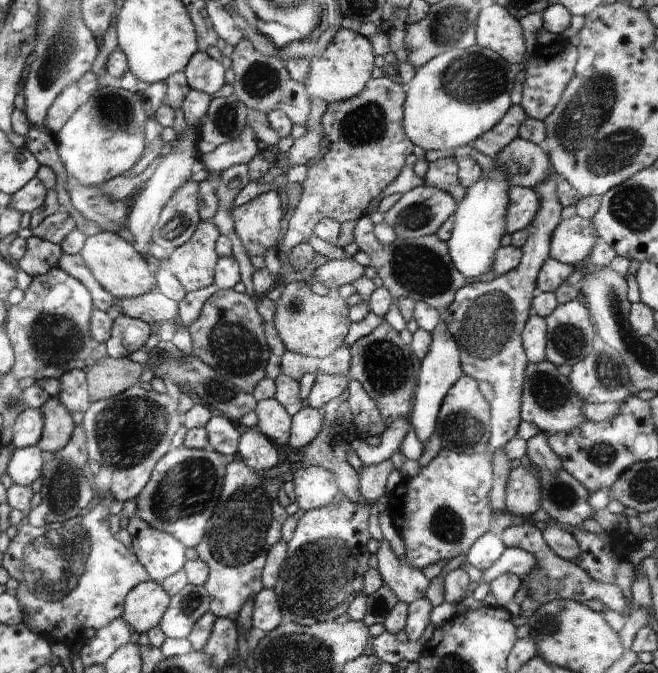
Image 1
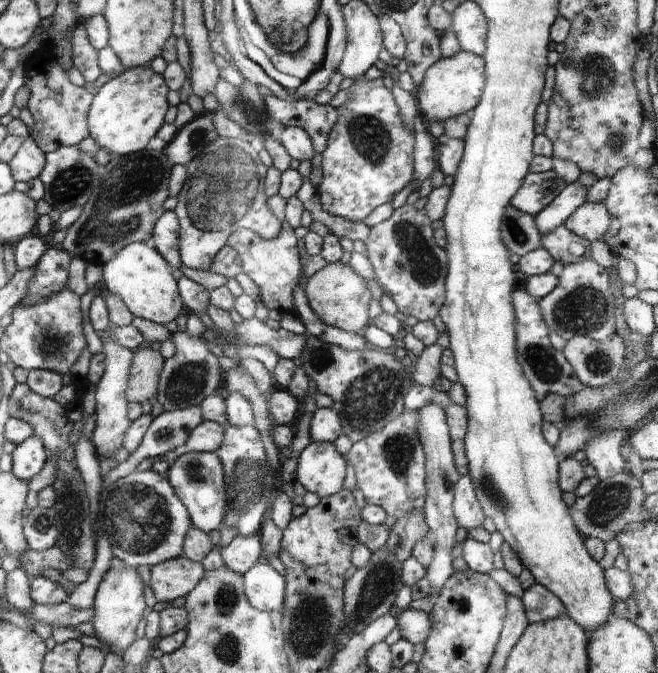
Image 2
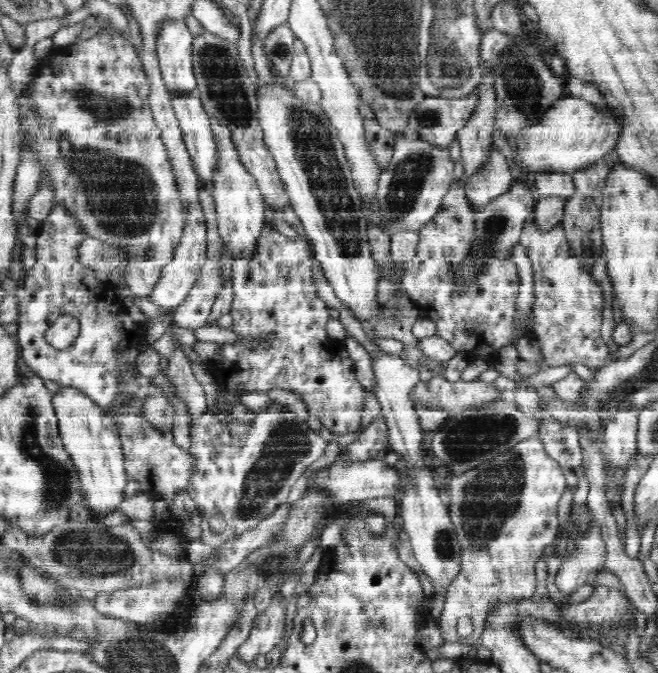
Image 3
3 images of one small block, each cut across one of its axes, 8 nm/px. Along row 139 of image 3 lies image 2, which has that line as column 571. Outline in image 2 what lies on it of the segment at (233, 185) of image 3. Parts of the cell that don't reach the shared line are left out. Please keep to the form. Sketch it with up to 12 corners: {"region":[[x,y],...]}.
{"region":[[586,202],[563,224],[592,242],[608,230],[603,203]]}

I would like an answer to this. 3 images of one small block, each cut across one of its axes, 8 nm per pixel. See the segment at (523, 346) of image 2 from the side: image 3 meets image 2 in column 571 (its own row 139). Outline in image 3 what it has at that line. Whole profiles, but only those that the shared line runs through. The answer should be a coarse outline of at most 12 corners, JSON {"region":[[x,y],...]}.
{"region":[[362,120],[366,147],[378,174],[391,164],[395,133]]}

